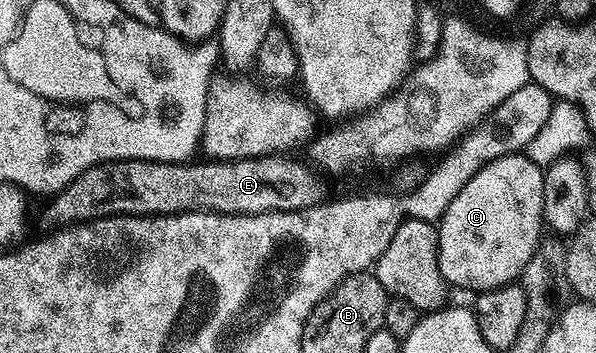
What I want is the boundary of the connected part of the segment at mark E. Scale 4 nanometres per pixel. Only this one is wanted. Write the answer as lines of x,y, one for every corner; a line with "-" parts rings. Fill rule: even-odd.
287,154
259,155
256,159
231,161
189,161
187,163
163,163
145,159
119,159
99,163
74,177
47,200
48,208
40,217
44,229
71,227
74,223
89,223
92,219
104,219
107,215
182,215
185,211
215,211
218,215
261,215
267,211
301,211
314,207
325,198
320,179
311,171
307,162
288,159

